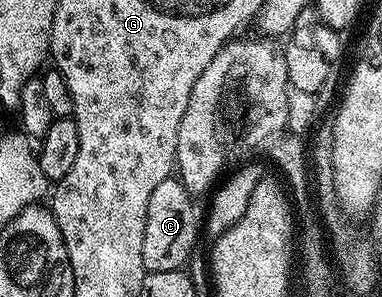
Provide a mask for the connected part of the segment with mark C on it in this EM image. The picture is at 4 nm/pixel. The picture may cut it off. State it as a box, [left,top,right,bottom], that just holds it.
[142,177,198,273]

